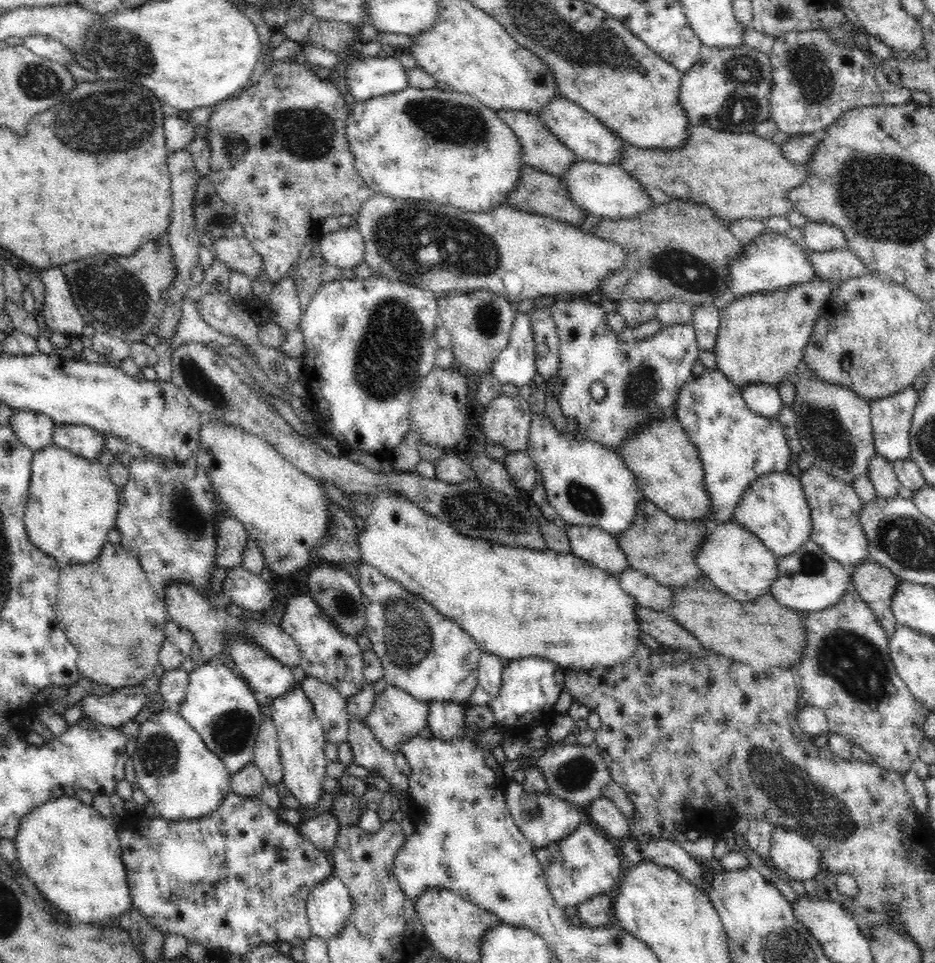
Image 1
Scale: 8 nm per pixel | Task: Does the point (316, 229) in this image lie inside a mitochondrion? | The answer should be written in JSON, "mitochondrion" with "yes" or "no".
{"mitochondrion":"no"}

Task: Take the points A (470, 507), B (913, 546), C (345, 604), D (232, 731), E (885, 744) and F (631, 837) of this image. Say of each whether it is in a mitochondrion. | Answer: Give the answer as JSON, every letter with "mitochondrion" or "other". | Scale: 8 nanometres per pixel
{"A":"mitochondrion","B":"mitochondrion","C":"mitochondrion","D":"mitochondrion","E":"other","F":"other"}

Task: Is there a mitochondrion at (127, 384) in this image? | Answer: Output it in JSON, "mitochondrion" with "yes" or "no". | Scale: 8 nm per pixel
{"mitochondrion":"no"}

